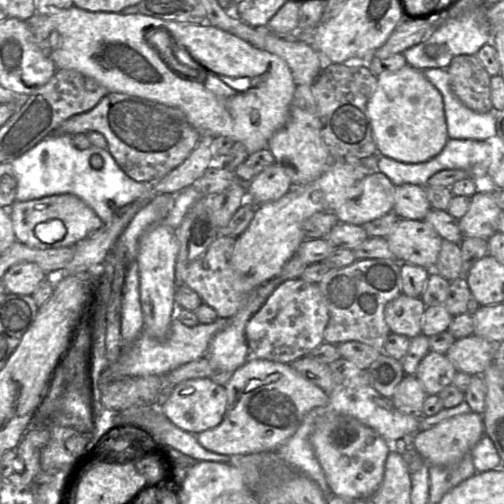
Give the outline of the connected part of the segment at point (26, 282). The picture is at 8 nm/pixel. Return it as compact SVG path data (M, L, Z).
M21 262L11 266L1 278L7 293L31 295L47 274L35 263Z

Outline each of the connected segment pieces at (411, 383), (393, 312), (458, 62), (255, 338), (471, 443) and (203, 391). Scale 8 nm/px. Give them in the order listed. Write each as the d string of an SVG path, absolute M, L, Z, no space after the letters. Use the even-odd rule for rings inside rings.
M406 375L395 389L394 406L401 412L415 417L423 416L423 403L428 394L415 375Z
M401 293L386 304L384 318L391 333L412 339L422 333L425 309L426 305L421 298L413 298Z
M476 55L455 56L447 68L450 87L464 105L475 112L494 111L490 79Z
M301 278L286 280L246 325L245 336L250 356L291 364L324 342L328 322L328 308L318 284L305 282Z
M471 411L442 420L425 431L416 432L413 447L429 465L452 466L469 454L484 435L483 415Z
M209 377L190 379L176 385L158 407L177 427L197 435L221 423L227 409L227 392L224 386L216 384Z

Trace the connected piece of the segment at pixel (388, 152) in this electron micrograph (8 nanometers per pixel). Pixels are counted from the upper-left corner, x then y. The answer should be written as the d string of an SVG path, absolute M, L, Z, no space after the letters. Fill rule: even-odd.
M408 64L396 72L378 75L377 79L376 89L367 103L377 153L403 163L422 163L438 155L449 139L440 91L425 77L423 70Z

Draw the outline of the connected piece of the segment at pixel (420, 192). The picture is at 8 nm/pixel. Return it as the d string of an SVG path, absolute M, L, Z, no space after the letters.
M414 184L396 186L393 212L400 219L424 220L431 209L424 187Z

